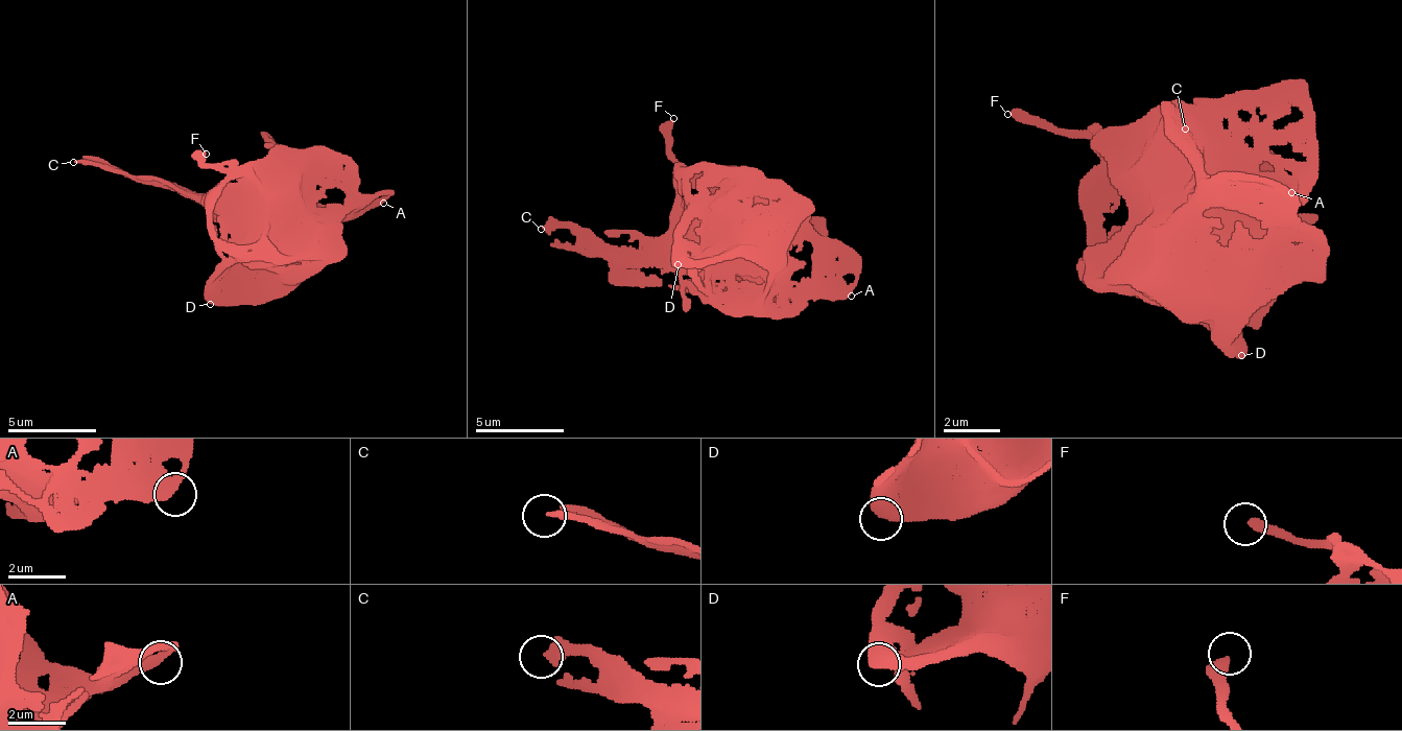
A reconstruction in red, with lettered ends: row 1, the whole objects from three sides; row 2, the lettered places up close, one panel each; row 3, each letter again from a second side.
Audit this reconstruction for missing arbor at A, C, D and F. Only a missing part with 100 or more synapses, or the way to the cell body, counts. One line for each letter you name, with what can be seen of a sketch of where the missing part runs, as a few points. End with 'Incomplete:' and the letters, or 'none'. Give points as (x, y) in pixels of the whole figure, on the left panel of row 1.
Incomplete: C

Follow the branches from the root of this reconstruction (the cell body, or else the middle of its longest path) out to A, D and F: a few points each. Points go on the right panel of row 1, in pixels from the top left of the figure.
A: (1198, 207), (1198, 192), (1206, 185), (1213, 185), (1192, 185), (1192, 192), (1291, 192)
D: (1198, 207), (1220, 185), (1234, 185), (1241, 192), (1241, 355)
F: (1198, 207), (1213, 185), (1192, 164), (1142, 164), (1127, 149), (1107, 149), (1086, 136), (1036, 128), (1007, 114)

